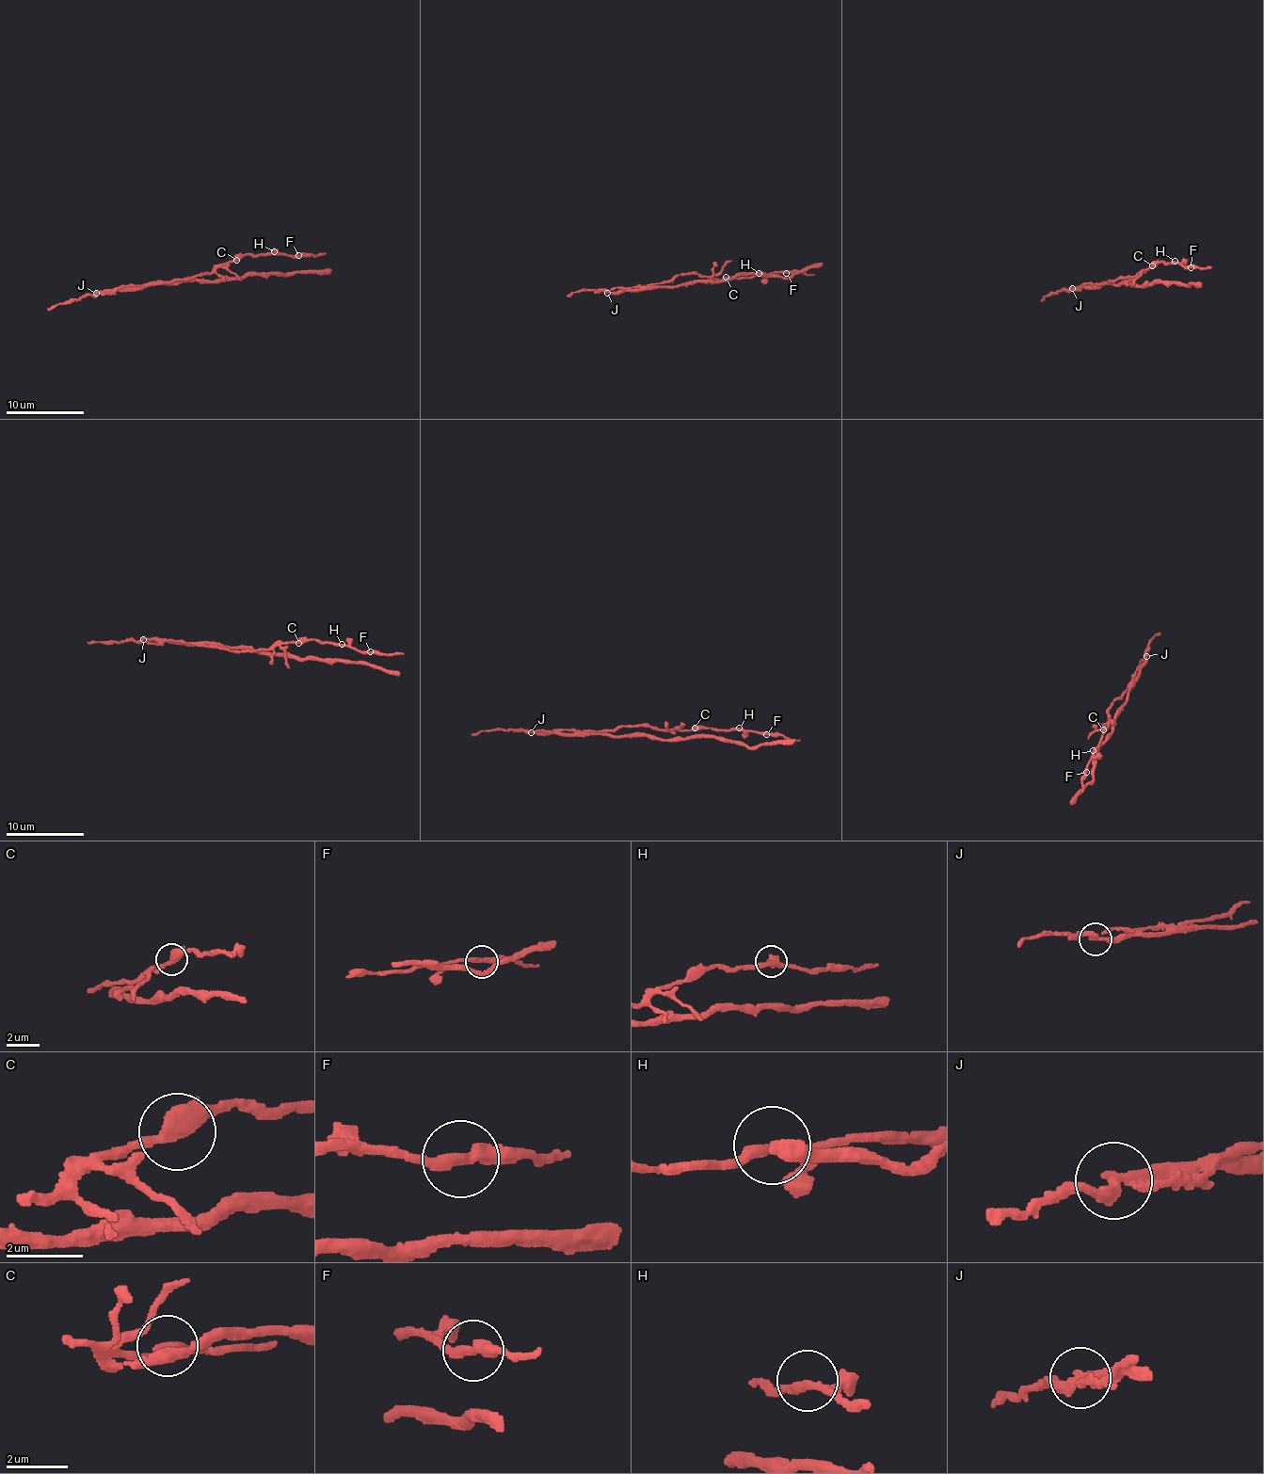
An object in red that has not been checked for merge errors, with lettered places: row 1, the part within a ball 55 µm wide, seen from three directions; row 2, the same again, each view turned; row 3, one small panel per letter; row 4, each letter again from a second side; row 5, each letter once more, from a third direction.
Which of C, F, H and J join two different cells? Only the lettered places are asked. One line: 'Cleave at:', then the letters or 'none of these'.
Cleave at: J

